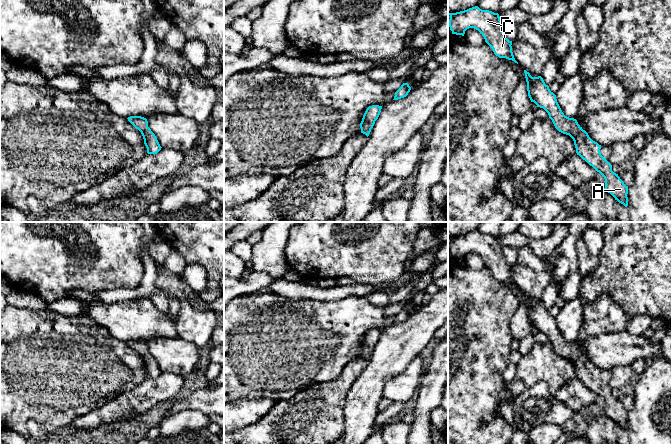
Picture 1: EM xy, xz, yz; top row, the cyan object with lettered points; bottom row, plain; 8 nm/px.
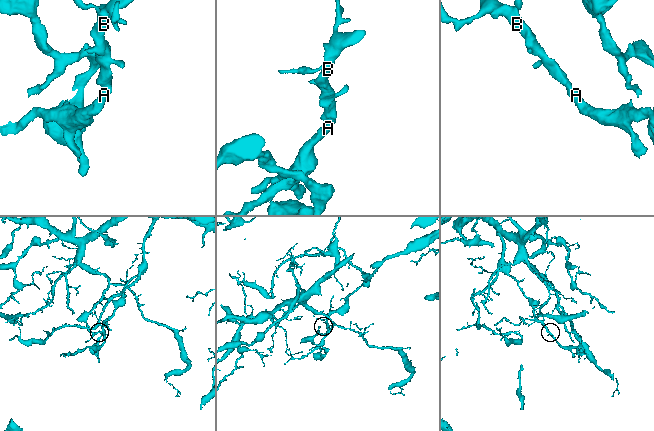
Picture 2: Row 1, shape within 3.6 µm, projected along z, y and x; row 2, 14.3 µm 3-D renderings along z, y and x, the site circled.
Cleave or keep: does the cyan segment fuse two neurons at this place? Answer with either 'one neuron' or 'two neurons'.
two neurons

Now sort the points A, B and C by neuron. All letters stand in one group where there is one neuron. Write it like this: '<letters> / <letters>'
A / B C

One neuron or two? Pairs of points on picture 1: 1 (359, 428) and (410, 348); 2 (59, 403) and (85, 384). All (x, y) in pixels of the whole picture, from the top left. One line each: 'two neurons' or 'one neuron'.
1: one neuron
2: one neuron

